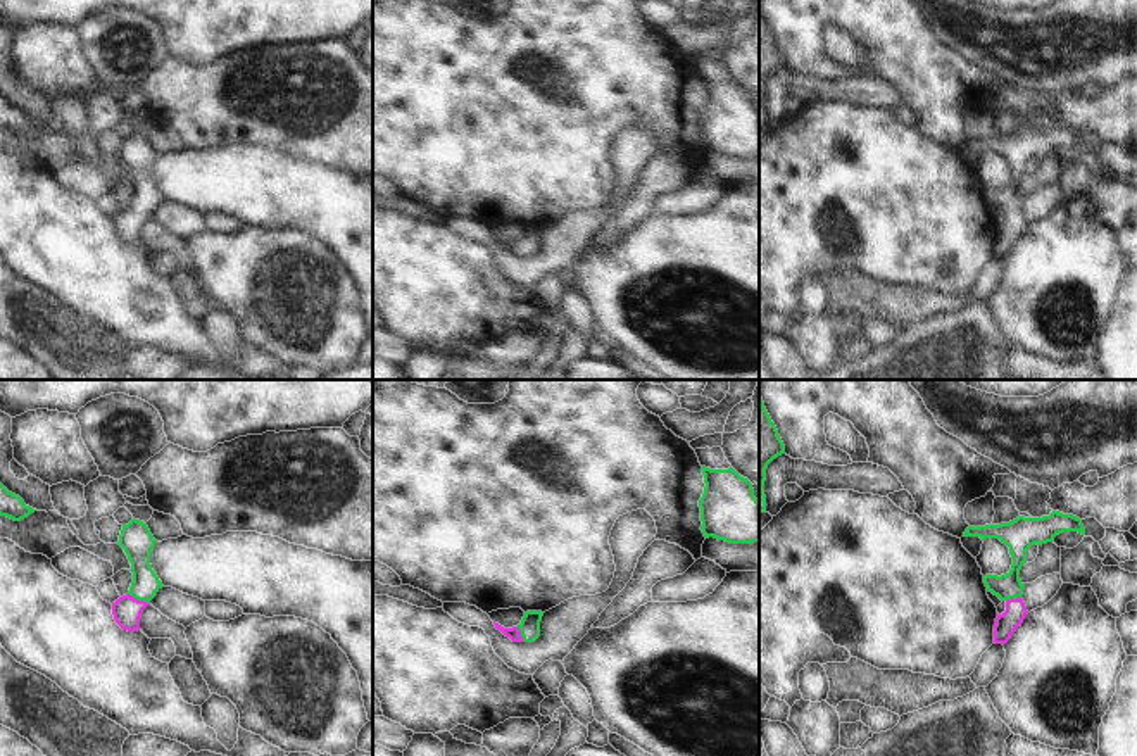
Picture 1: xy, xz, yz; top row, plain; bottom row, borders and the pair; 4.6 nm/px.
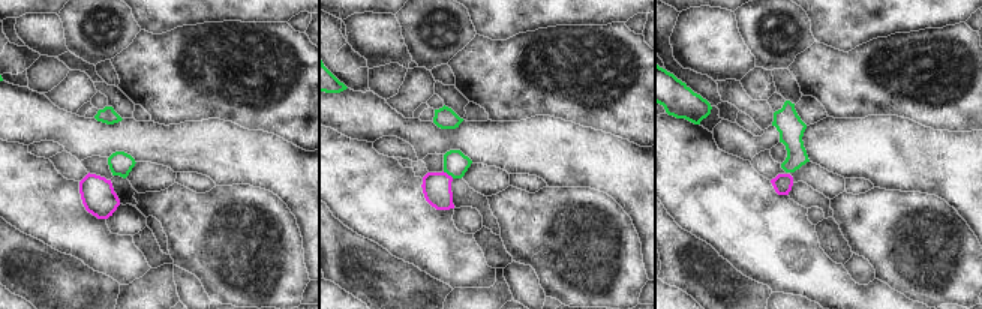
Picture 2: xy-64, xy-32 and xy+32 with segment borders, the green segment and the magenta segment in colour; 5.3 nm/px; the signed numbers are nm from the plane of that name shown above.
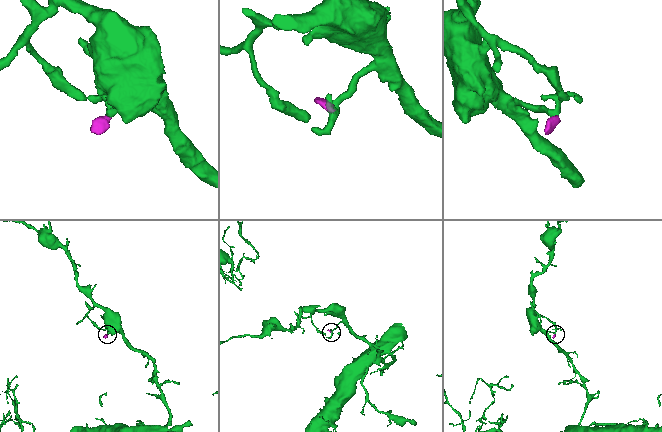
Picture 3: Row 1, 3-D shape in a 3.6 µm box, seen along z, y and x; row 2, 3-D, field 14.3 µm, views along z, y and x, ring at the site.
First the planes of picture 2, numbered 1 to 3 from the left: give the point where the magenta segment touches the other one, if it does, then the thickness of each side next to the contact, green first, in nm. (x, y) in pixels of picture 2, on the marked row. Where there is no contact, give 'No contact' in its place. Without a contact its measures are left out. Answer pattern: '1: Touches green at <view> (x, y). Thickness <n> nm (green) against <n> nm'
1: No contact
2: Touches green at xy-32 (449, 174). Thickness 140 nm (green) against 160 nm
3: No contact

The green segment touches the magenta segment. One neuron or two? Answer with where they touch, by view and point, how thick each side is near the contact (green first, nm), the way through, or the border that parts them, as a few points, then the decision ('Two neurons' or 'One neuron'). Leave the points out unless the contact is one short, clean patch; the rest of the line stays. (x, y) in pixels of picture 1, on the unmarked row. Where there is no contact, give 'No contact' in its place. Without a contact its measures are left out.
Touches green at xy (138, 213). Thickness 130 nm (green) against 140 nm. Path across: xy (138, 159), (138, 213), (126, 223). One neuron

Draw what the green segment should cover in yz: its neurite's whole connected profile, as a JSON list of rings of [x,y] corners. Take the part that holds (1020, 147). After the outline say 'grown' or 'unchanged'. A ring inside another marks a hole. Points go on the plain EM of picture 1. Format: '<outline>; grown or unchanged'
[[[1052,124],[1042,131],[1018,129],[1009,136],[968,140],[963,150],[999,152],[1009,161],[1013,171],[1011,183],[1006,188],[985,188],[983,197],[989,205],[1006,216],[1006,224],[997,226],[994,238],[994,255],[1006,257],[1015,243],[1028,228],[1021,212],[1025,197],[1020,193],[1020,183],[1027,176],[1027,164],[1037,157],[1054,155],[1054,150],[1063,145],[1078,145],[1085,148],[1082,133],[1073,128]]]; grown

